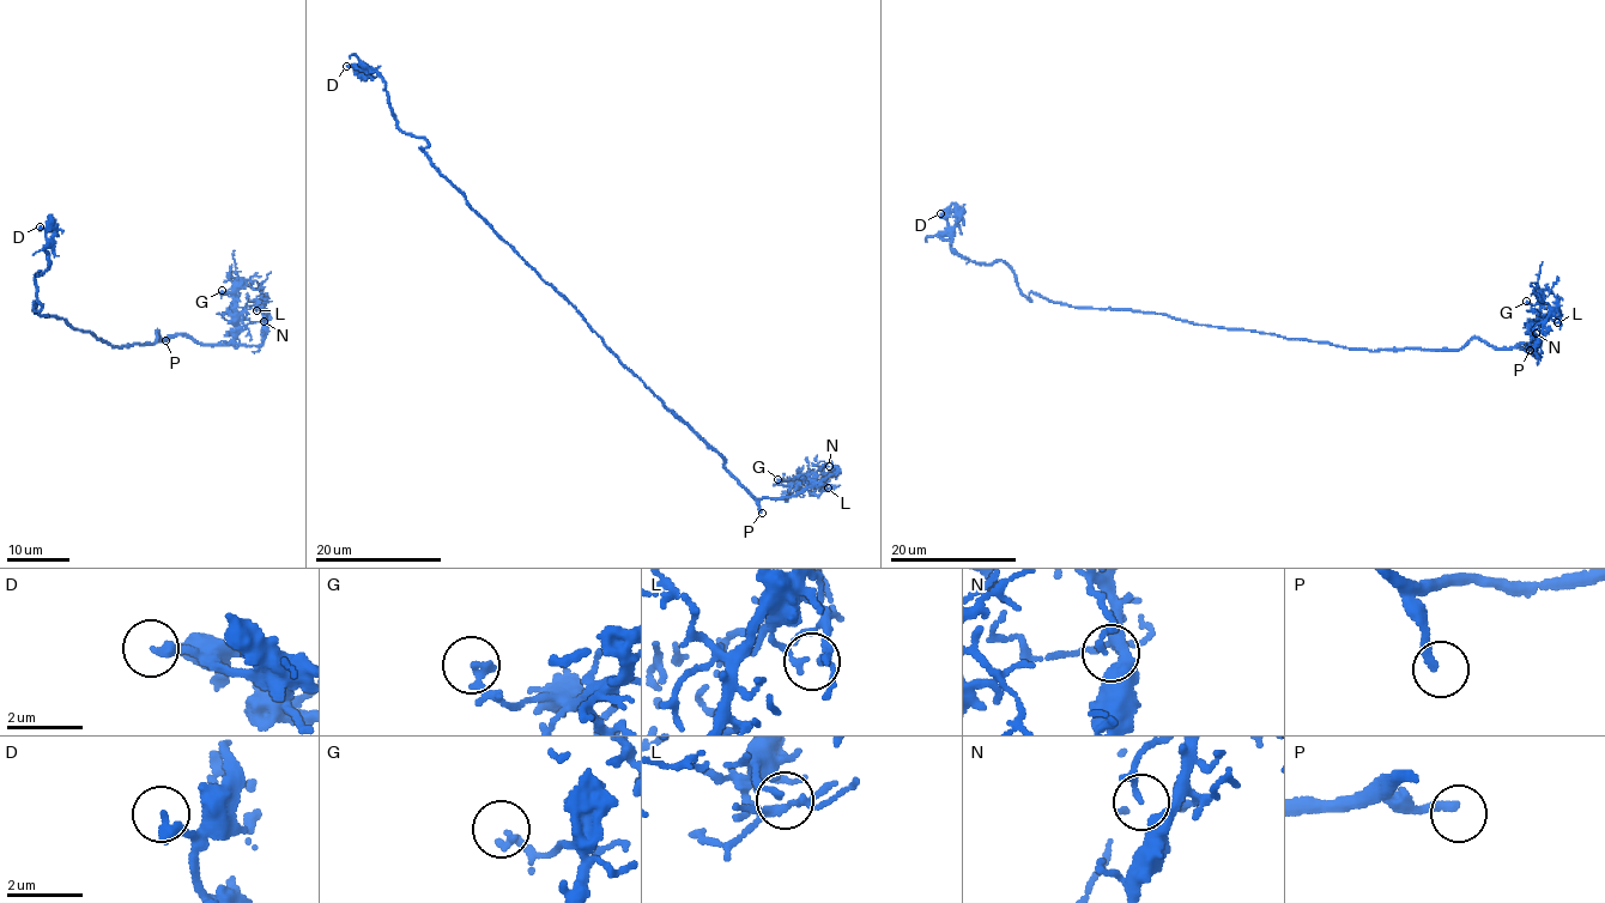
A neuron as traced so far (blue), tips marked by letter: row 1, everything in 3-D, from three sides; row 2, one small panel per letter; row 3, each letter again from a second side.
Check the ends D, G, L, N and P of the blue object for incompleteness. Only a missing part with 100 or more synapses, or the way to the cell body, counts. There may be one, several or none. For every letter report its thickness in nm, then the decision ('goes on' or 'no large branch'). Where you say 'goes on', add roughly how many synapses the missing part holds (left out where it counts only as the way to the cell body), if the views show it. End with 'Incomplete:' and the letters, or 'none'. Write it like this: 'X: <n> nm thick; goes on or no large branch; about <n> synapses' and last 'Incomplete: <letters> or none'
D: 260 nm thick; no large branch
G: 160 nm thick; no large branch
L: 140 nm thick; no large branch
N: 120 nm thick; no large branch
P: 220 nm thick; goes on
Incomplete: P

